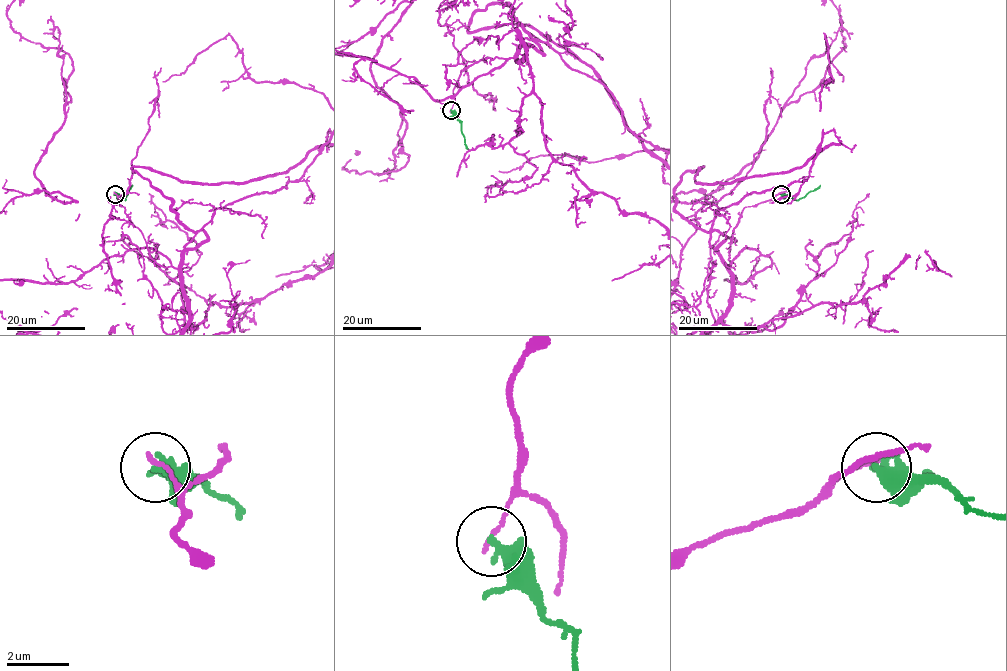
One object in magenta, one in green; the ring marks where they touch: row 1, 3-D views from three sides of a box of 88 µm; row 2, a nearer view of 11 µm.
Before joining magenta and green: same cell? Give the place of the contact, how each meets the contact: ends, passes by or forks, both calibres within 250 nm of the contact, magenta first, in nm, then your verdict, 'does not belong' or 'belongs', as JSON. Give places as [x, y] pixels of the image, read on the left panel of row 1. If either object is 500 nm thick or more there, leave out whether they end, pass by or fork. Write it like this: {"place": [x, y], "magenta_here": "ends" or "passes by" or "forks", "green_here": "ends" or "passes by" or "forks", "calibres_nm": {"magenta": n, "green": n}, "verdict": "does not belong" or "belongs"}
{"place": [115, 194], "magenta_here": "ends", "green_here": "ends", "calibres_nm": {"magenta": 130, "green": 420}, "verdict": "does not belong"}

